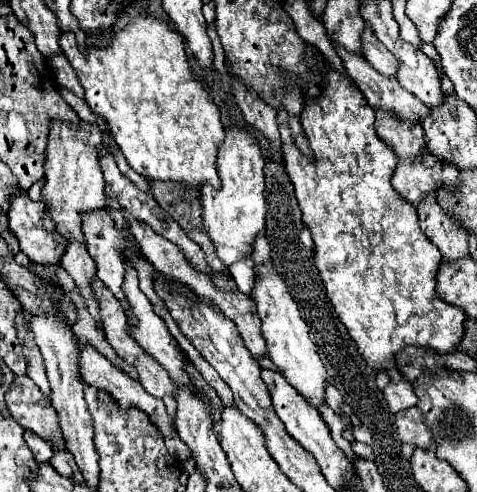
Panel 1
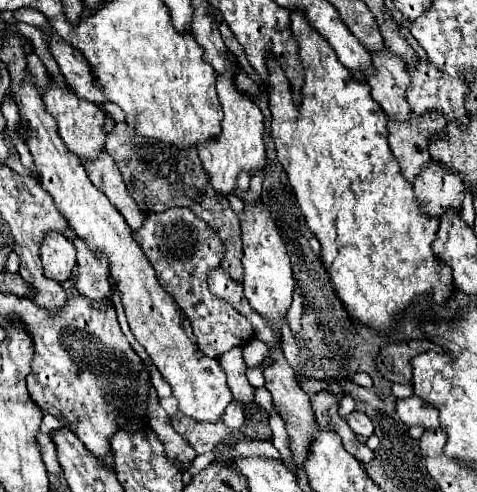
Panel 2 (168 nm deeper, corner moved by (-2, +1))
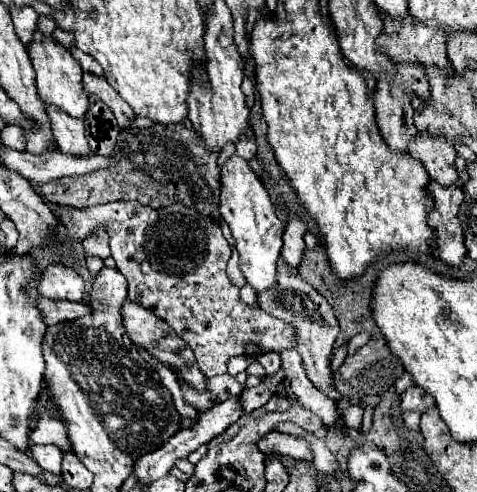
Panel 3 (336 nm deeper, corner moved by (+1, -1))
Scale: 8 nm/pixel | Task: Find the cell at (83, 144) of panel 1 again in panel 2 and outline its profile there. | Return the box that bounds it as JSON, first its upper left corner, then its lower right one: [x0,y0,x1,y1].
[43,79,105,159]

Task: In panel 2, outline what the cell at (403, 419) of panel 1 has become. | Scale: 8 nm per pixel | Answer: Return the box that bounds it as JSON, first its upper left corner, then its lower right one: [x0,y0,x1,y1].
[397,395,439,429]

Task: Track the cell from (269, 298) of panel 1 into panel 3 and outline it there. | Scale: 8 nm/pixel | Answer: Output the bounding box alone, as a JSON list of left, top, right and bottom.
[220,155,284,293]

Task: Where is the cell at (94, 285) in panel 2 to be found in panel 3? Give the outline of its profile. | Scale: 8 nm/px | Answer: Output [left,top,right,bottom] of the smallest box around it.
[82,229,110,259]

